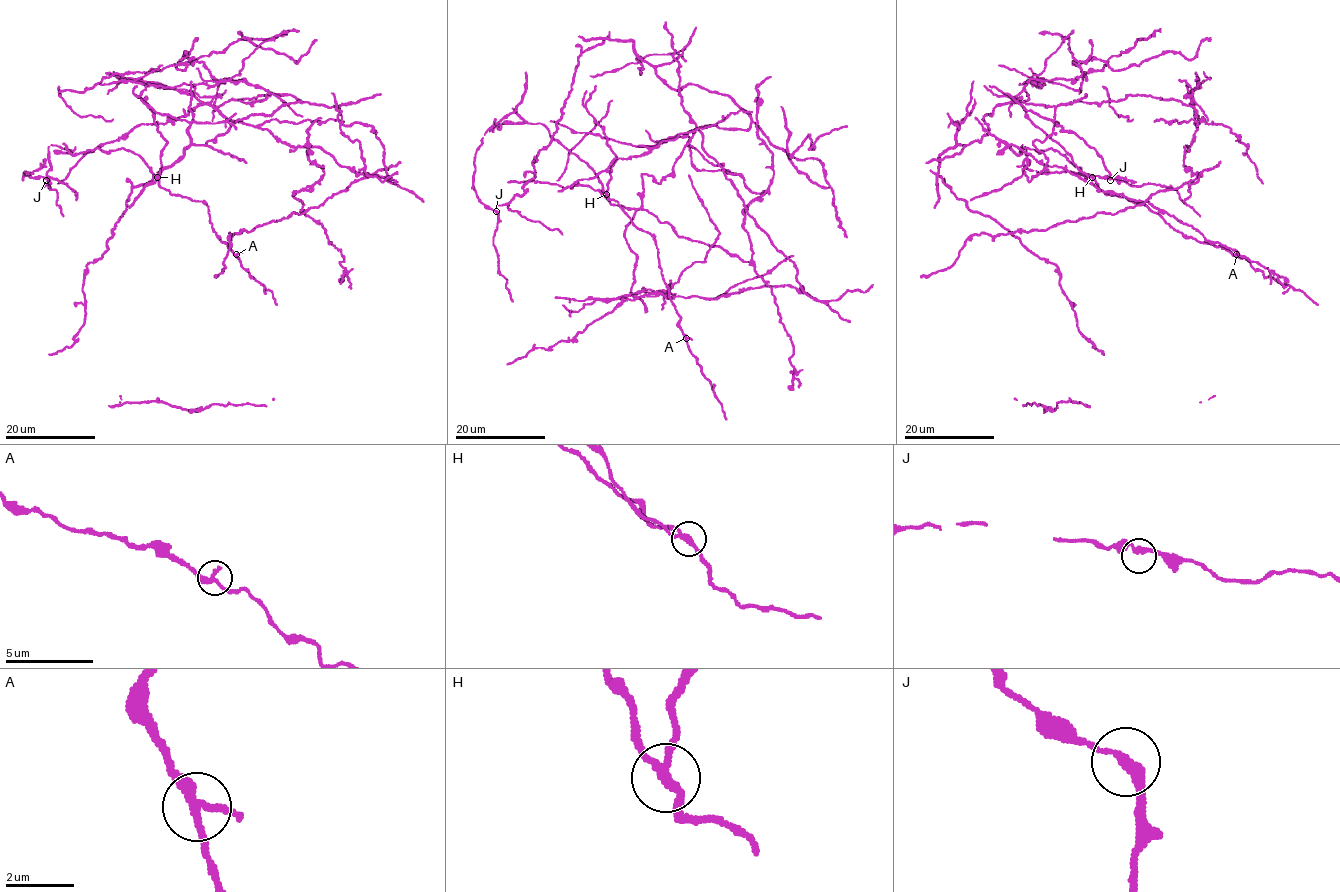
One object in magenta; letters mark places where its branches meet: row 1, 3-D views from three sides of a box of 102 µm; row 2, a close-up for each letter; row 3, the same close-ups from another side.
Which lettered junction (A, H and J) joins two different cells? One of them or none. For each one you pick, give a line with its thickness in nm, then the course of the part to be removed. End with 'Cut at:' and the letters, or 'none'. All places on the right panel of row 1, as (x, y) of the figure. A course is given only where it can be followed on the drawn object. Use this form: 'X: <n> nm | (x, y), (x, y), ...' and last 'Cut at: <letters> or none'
H: 220 nm
Cut at: H

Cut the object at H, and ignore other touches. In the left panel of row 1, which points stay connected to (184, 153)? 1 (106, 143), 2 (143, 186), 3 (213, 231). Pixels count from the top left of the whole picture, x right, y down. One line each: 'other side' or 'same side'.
1: same side
2: same side
3: other side

